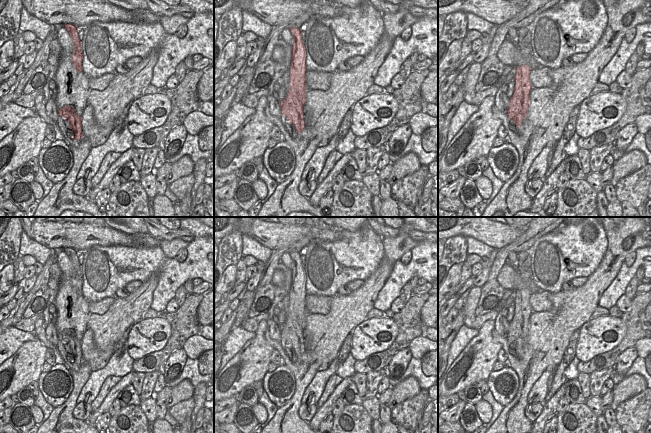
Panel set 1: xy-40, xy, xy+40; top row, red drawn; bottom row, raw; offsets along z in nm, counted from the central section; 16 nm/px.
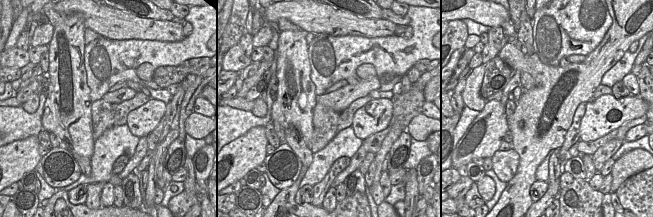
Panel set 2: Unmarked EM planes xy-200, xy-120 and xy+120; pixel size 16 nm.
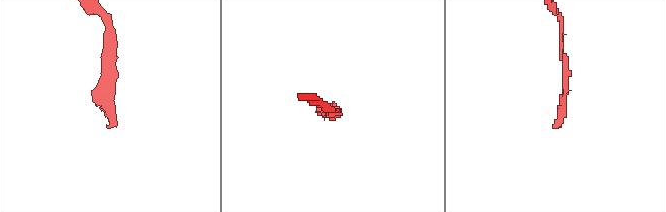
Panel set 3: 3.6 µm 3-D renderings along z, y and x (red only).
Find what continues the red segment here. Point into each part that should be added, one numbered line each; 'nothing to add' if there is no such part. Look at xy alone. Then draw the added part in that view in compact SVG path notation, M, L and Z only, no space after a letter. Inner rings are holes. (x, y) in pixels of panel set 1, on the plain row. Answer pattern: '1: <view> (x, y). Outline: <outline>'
1: xy (284, 344). Outline: M281 339L281 346L285 354L290 358L290 356L288 355L289 353L291 353L290 346L288 345L288 342L285 341L285 339Z

